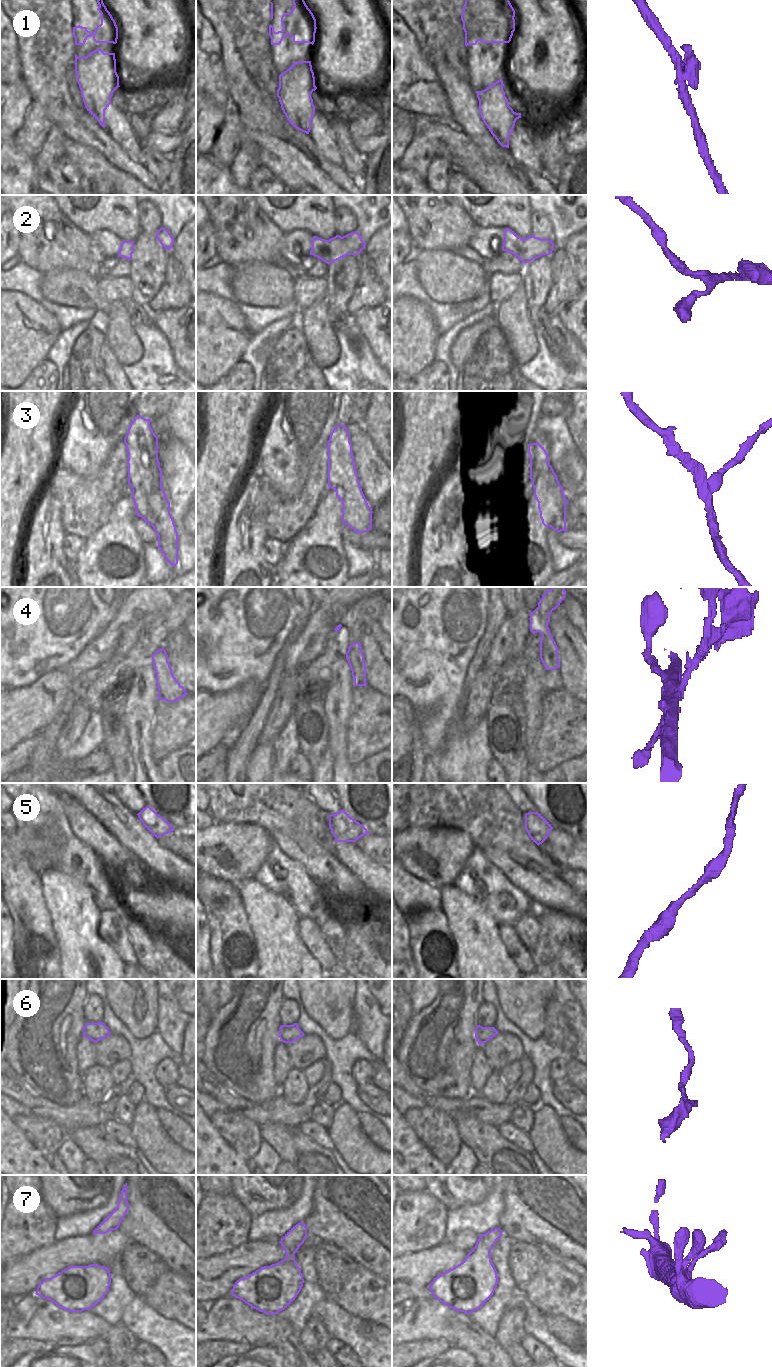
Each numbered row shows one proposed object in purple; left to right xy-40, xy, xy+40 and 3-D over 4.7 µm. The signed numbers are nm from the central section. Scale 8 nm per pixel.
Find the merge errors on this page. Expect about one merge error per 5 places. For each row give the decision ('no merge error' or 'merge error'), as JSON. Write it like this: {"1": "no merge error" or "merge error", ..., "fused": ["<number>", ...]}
{"1": "no merge error", "2": "no merge error", "3": "merge error", "4": "merge error", "5": "no merge error", "6": "no merge error", "7": "no merge error", "fused": ["3", "4"]}

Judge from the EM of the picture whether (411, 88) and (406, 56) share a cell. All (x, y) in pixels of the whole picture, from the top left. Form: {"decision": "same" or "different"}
{"decision": "same"}

